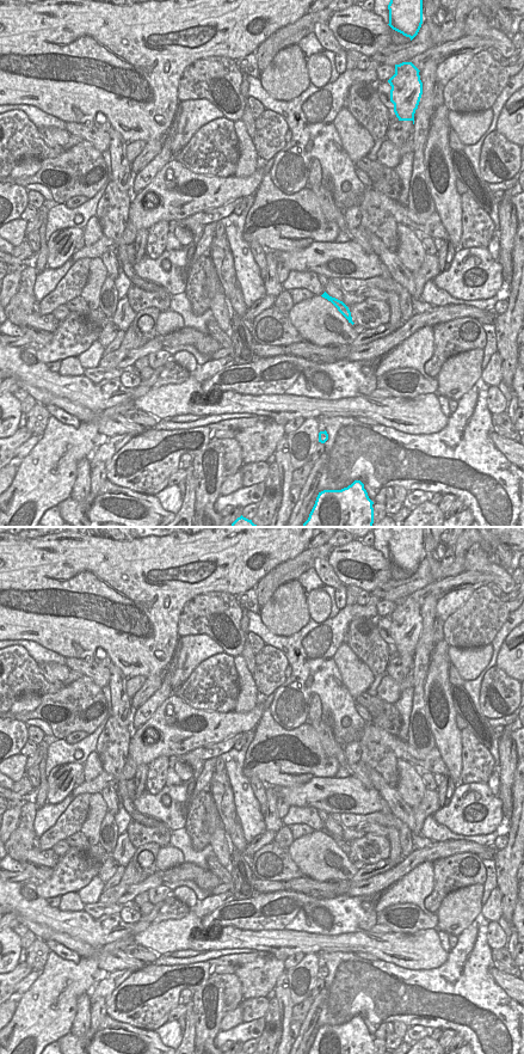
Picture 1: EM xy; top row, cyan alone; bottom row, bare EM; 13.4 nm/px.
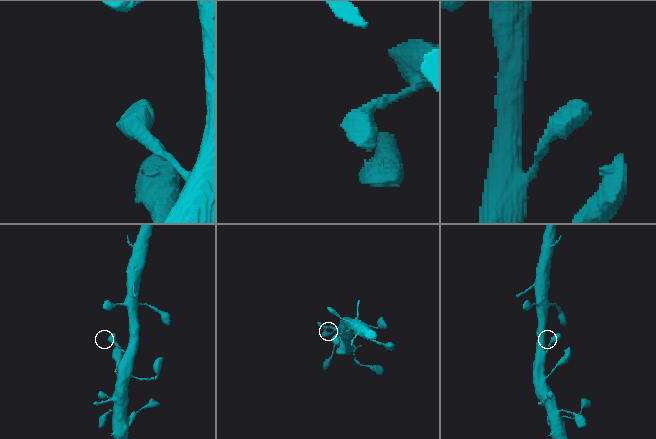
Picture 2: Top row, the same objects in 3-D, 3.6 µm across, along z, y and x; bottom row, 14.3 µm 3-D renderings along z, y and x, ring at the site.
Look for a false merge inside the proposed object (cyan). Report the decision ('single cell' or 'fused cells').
single cell

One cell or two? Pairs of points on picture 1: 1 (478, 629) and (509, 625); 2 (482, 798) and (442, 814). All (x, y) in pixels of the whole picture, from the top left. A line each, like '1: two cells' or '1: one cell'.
1: two cells
2: one cell

